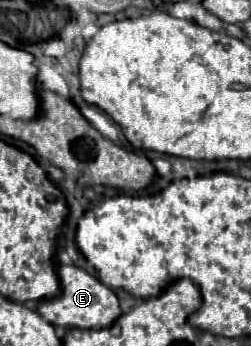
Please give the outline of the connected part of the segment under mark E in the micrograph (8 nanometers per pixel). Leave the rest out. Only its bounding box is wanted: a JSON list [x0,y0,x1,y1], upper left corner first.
[37,264,123,328]

